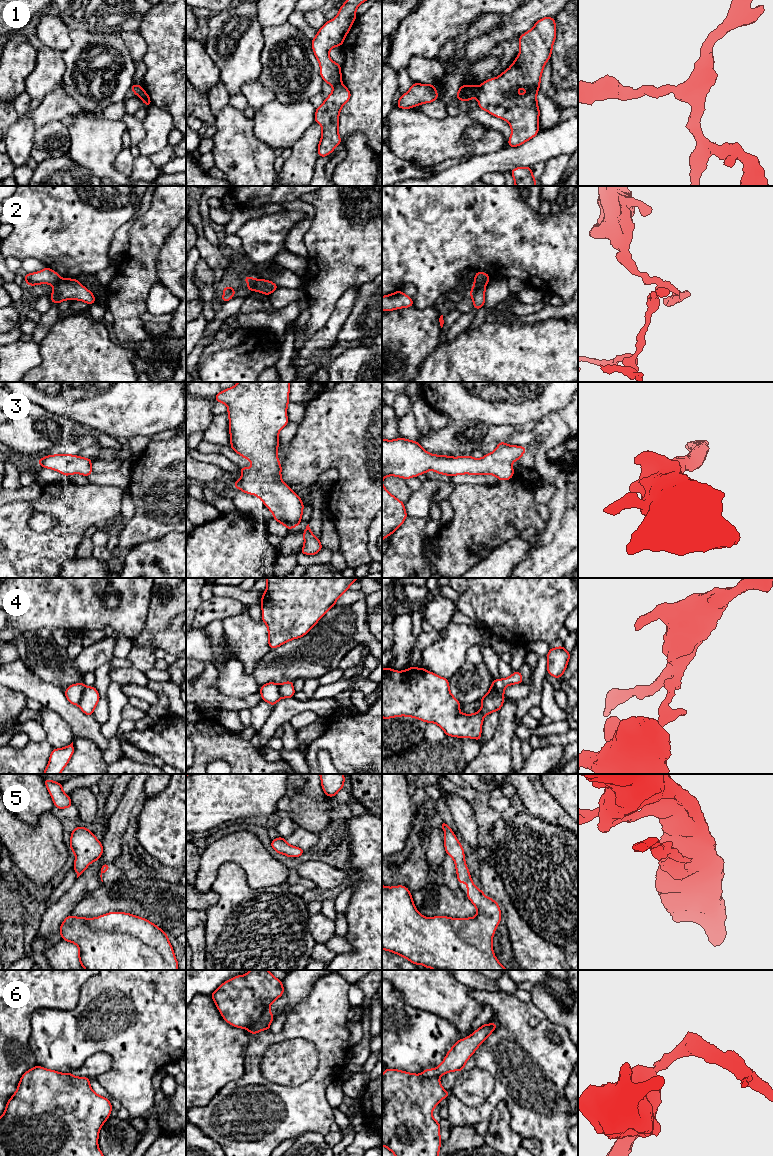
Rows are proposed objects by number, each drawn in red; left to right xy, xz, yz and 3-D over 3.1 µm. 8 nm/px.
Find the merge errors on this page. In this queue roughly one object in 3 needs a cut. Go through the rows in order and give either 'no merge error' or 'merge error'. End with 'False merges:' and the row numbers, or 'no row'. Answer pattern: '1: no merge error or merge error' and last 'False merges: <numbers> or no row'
1: merge error
2: merge error
3: no merge error
4: merge error
5: no merge error
6: merge error
False merges: 1, 2, 4, 6

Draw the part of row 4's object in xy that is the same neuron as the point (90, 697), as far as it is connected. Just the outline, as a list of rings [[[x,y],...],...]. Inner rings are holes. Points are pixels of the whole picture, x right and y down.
[[[94,686],[85,687],[78,706],[84,714],[91,716],[99,702],[99,699],[99,693]]]

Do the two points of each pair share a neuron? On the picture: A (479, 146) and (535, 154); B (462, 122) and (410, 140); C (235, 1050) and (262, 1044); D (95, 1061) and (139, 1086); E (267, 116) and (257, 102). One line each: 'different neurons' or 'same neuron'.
A: different neurons
B: same neuron
C: different neurons
D: different neurons
E: different neurons

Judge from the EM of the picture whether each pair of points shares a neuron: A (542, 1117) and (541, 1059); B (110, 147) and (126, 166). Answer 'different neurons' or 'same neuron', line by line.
A: same neuron
B: different neurons

